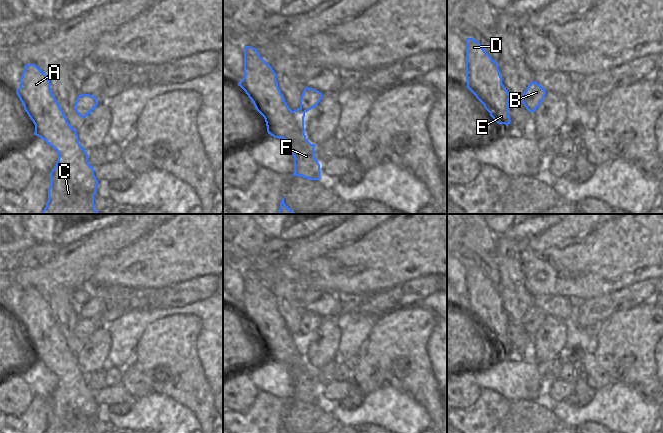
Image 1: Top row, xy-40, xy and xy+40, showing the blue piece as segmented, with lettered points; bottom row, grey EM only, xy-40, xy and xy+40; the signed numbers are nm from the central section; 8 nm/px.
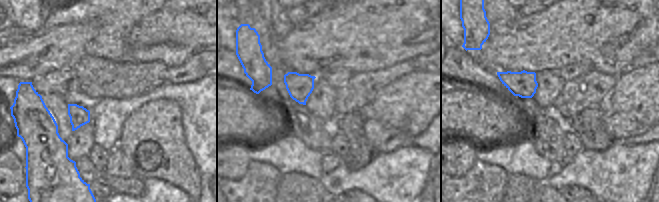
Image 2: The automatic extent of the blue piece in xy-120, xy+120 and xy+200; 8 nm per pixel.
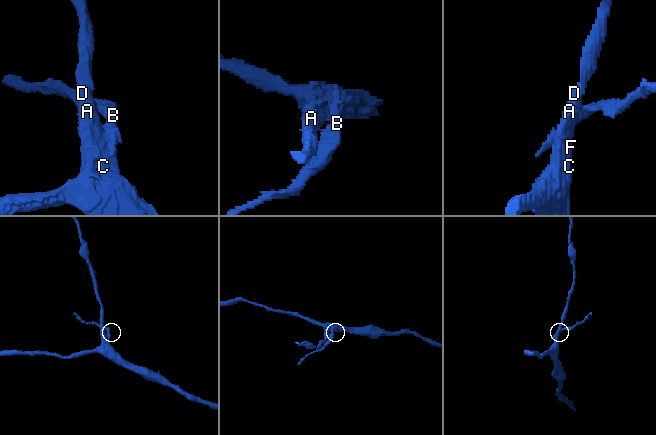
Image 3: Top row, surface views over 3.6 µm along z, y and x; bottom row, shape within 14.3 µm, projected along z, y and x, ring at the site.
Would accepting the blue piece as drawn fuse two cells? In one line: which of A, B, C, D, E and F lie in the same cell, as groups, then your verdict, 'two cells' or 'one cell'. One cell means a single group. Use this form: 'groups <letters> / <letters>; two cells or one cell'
groups A C D E F / B; two cells

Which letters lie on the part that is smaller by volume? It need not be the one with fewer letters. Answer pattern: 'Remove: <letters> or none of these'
Remove: B

